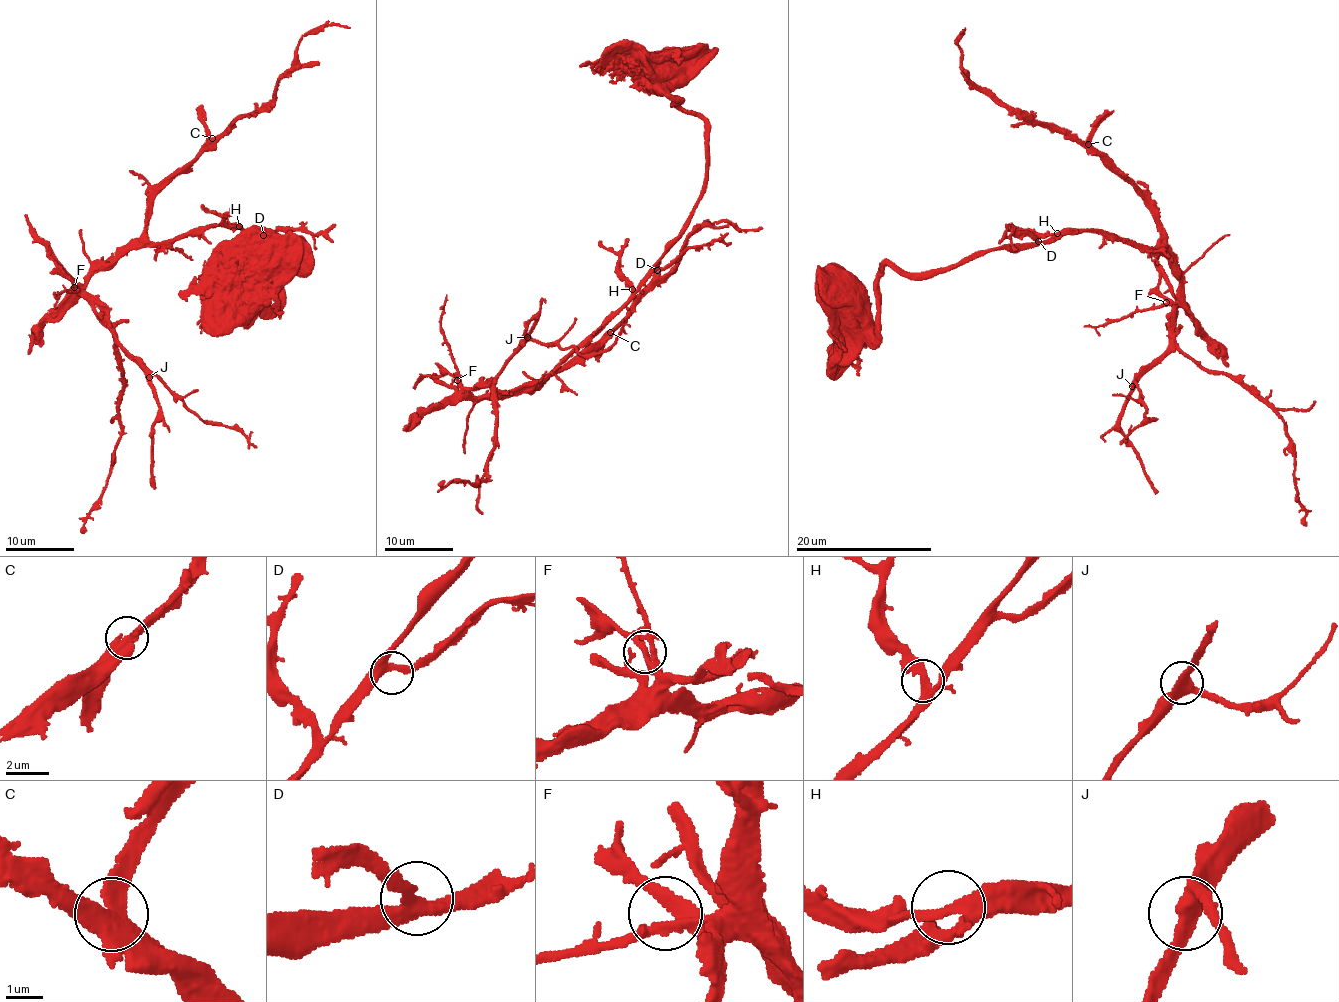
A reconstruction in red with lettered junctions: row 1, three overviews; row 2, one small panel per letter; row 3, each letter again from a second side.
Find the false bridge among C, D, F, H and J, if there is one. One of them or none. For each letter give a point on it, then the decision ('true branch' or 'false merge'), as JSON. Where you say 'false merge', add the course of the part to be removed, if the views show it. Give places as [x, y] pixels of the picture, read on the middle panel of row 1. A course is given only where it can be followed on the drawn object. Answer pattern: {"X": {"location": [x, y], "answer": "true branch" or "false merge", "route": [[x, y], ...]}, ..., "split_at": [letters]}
{"C": {"location": [610, 332], "answer": "true branch"}, "D": {"location": [657, 270], "answer": "true branch"}, "F": {"location": [457, 380], "answer": "true branch"}, "H": {"location": [632, 289], "answer": "true branch"}, "J": {"location": [527, 337], "answer": "true branch"}, "split_at": []}

